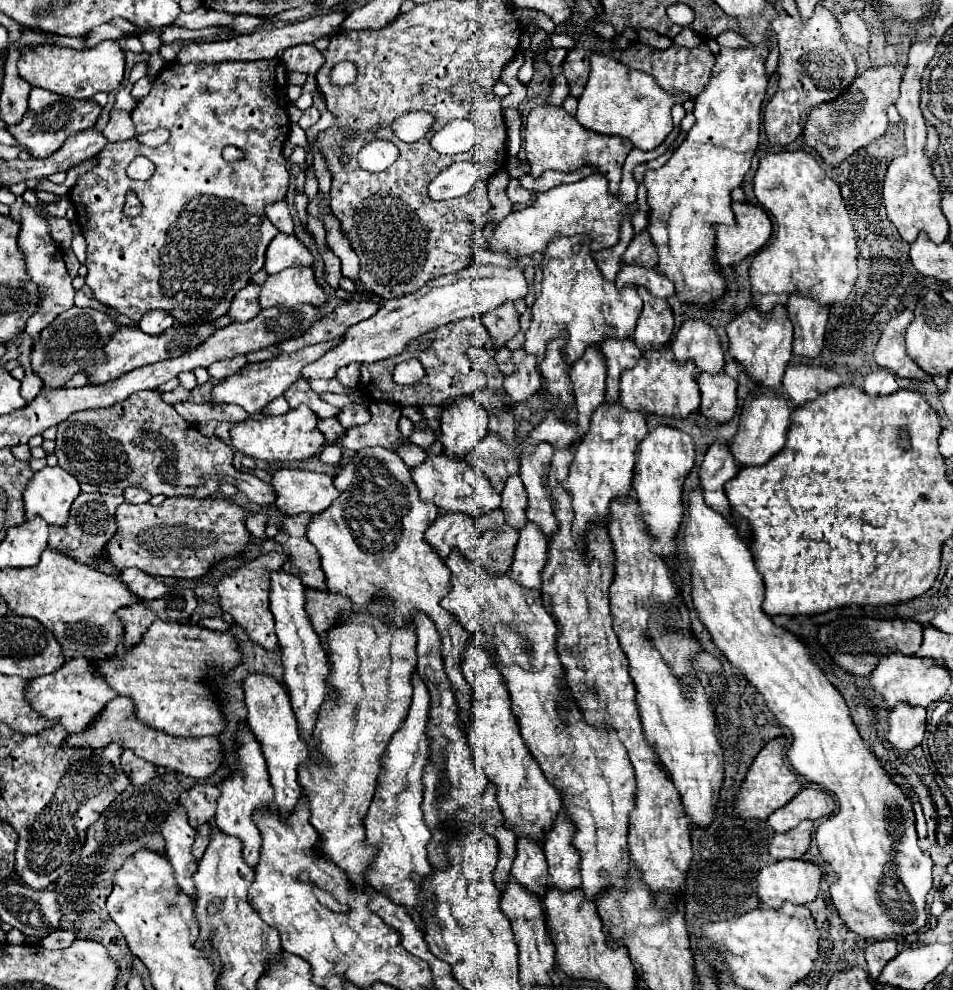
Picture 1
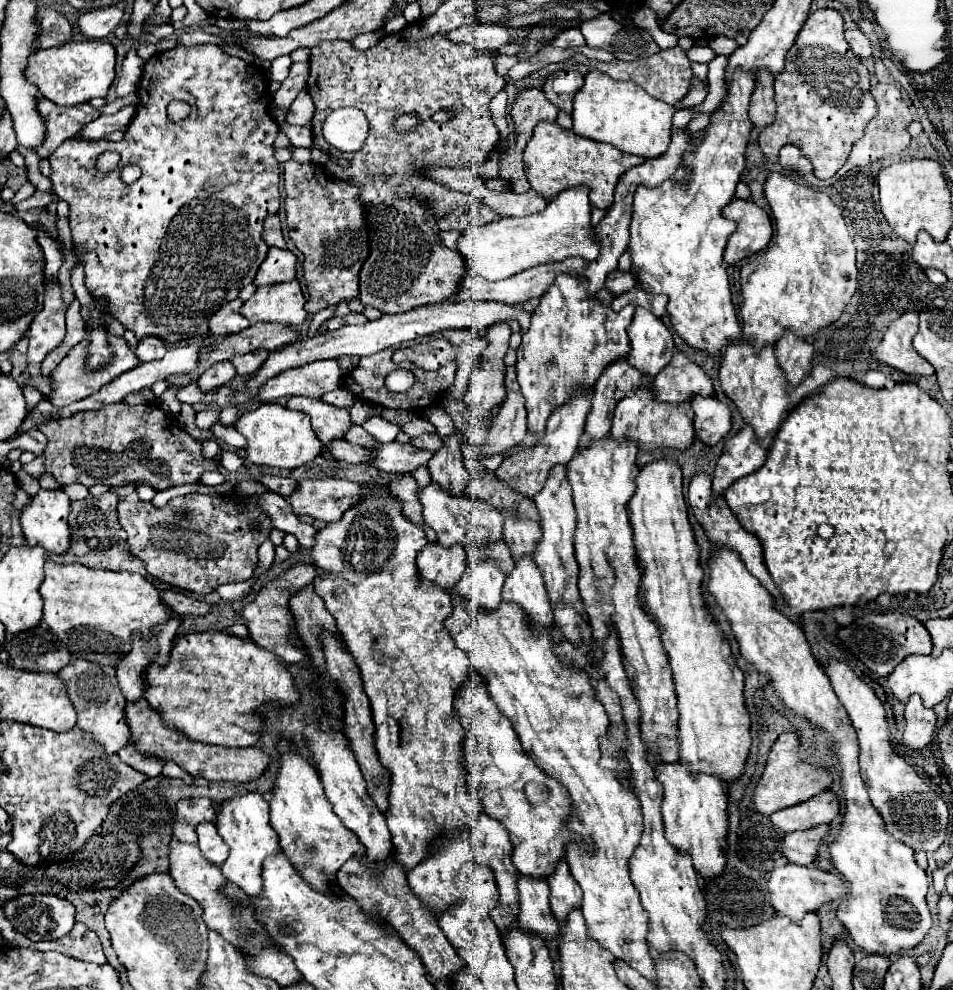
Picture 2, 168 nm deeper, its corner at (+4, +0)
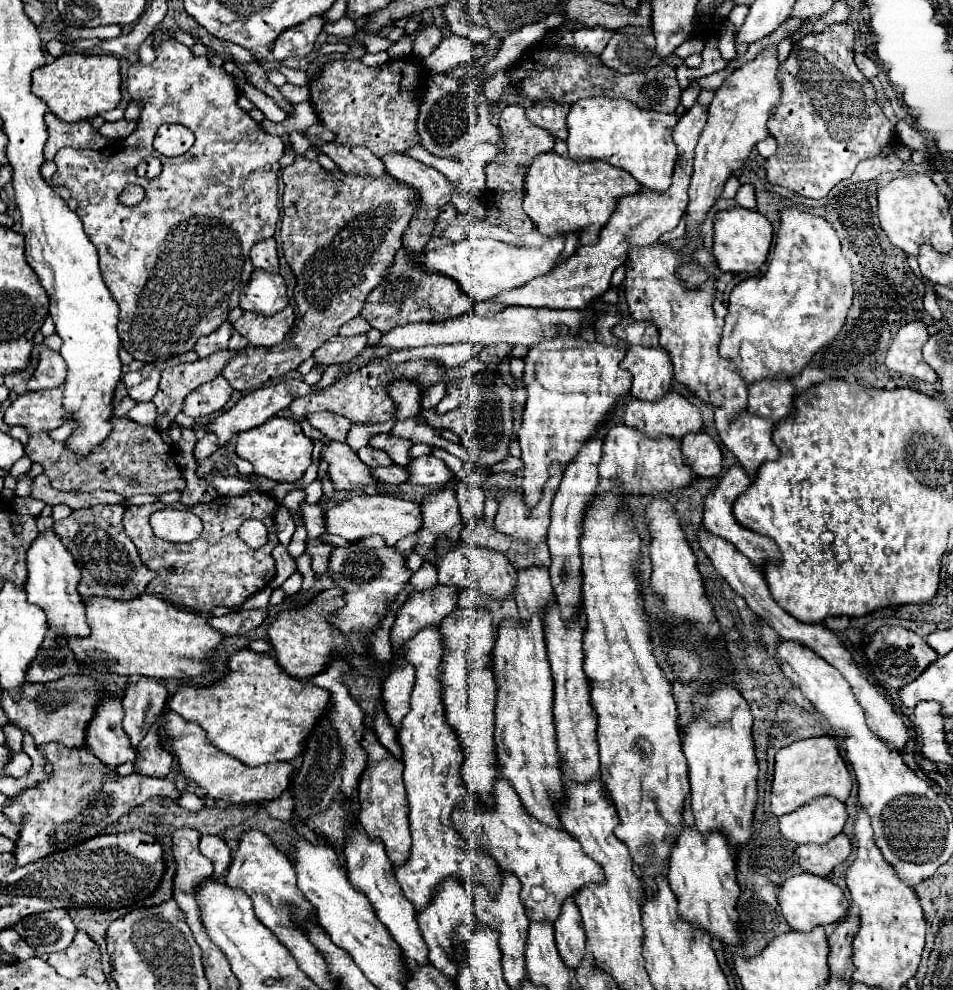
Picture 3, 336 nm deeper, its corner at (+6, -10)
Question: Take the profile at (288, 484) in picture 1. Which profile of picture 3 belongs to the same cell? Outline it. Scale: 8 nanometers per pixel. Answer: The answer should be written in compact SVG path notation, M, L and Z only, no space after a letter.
M358 495L350 501L344 501L326 511L326 529L332 535L340 535L350 543L362 541L372 535L380 535L386 545L394 545L396 541L408 537L416 529L420 529L420 505L412 501L404 501L392 495Z

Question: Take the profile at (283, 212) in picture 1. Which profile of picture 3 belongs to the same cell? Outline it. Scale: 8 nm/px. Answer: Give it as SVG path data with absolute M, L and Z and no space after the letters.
M264 239L252 247L250 261L256 269L264 269L268 273L278 273L278 255L276 255L276 241Z

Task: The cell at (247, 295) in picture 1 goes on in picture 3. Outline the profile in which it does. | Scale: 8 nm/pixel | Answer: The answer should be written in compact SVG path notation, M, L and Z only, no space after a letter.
M224 323L220 325L220 329L216 329L216 333L210 333L208 337L200 337L200 341L196 341L196 347L194 347L194 353L204 359L216 351L222 351L222 349L244 349L248 345L248 341L244 341L240 337L240 333L236 333L236 329L232 327L232 323Z

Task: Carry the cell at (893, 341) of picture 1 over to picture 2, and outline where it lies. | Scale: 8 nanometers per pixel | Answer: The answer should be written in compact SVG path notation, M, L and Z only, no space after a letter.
M908 311L898 317L884 333L882 343L876 349L876 359L890 365L906 375L934 375L934 369L926 359L922 359L914 347L912 337L918 331L918 311Z

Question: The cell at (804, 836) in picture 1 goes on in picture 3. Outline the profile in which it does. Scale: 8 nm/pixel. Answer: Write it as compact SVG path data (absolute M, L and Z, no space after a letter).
M840 833L836 839L824 845L814 845L814 843L800 845L796 853L798 853L798 863L804 871L818 877L826 877L832 873L836 865L848 859L848 855L852 853L852 843L844 833Z

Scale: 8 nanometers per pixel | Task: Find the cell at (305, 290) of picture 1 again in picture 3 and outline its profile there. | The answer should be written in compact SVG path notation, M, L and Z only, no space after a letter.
M288 305L284 311L264 317L258 313L244 313L236 323L234 329L248 339L254 347L274 347L280 341L284 341L284 335L294 325L294 309Z

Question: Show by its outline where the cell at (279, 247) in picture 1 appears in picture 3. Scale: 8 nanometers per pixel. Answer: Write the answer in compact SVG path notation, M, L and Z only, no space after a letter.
M254 269L248 287L240 293L240 307L244 311L274 315L288 305L286 297L286 281L276 273L264 273L262 269Z

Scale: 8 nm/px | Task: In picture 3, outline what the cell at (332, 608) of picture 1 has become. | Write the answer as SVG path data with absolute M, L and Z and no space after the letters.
M366 729L362 745L368 753L368 765L360 779L358 801L360 801L360 823L372 841L380 841L386 849L388 859L394 867L402 865L410 855L410 829L408 829L408 801L402 783L402 761L394 759L388 749L380 745L376 735Z

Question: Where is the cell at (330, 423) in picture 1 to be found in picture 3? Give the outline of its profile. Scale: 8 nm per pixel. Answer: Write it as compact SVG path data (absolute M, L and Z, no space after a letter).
M390 465L390 467L384 467L384 469L372 469L372 475L382 481L382 483L406 483L408 481L408 473L404 473L404 467L400 465Z

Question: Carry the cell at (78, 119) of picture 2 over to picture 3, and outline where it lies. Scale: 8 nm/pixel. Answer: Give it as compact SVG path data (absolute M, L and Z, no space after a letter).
M46 113L46 127L48 127L48 141L44 147L44 157L54 159L56 151L62 147L74 149L102 149L110 143L108 137L102 137L92 129L88 121L70 125L56 119L52 113Z

